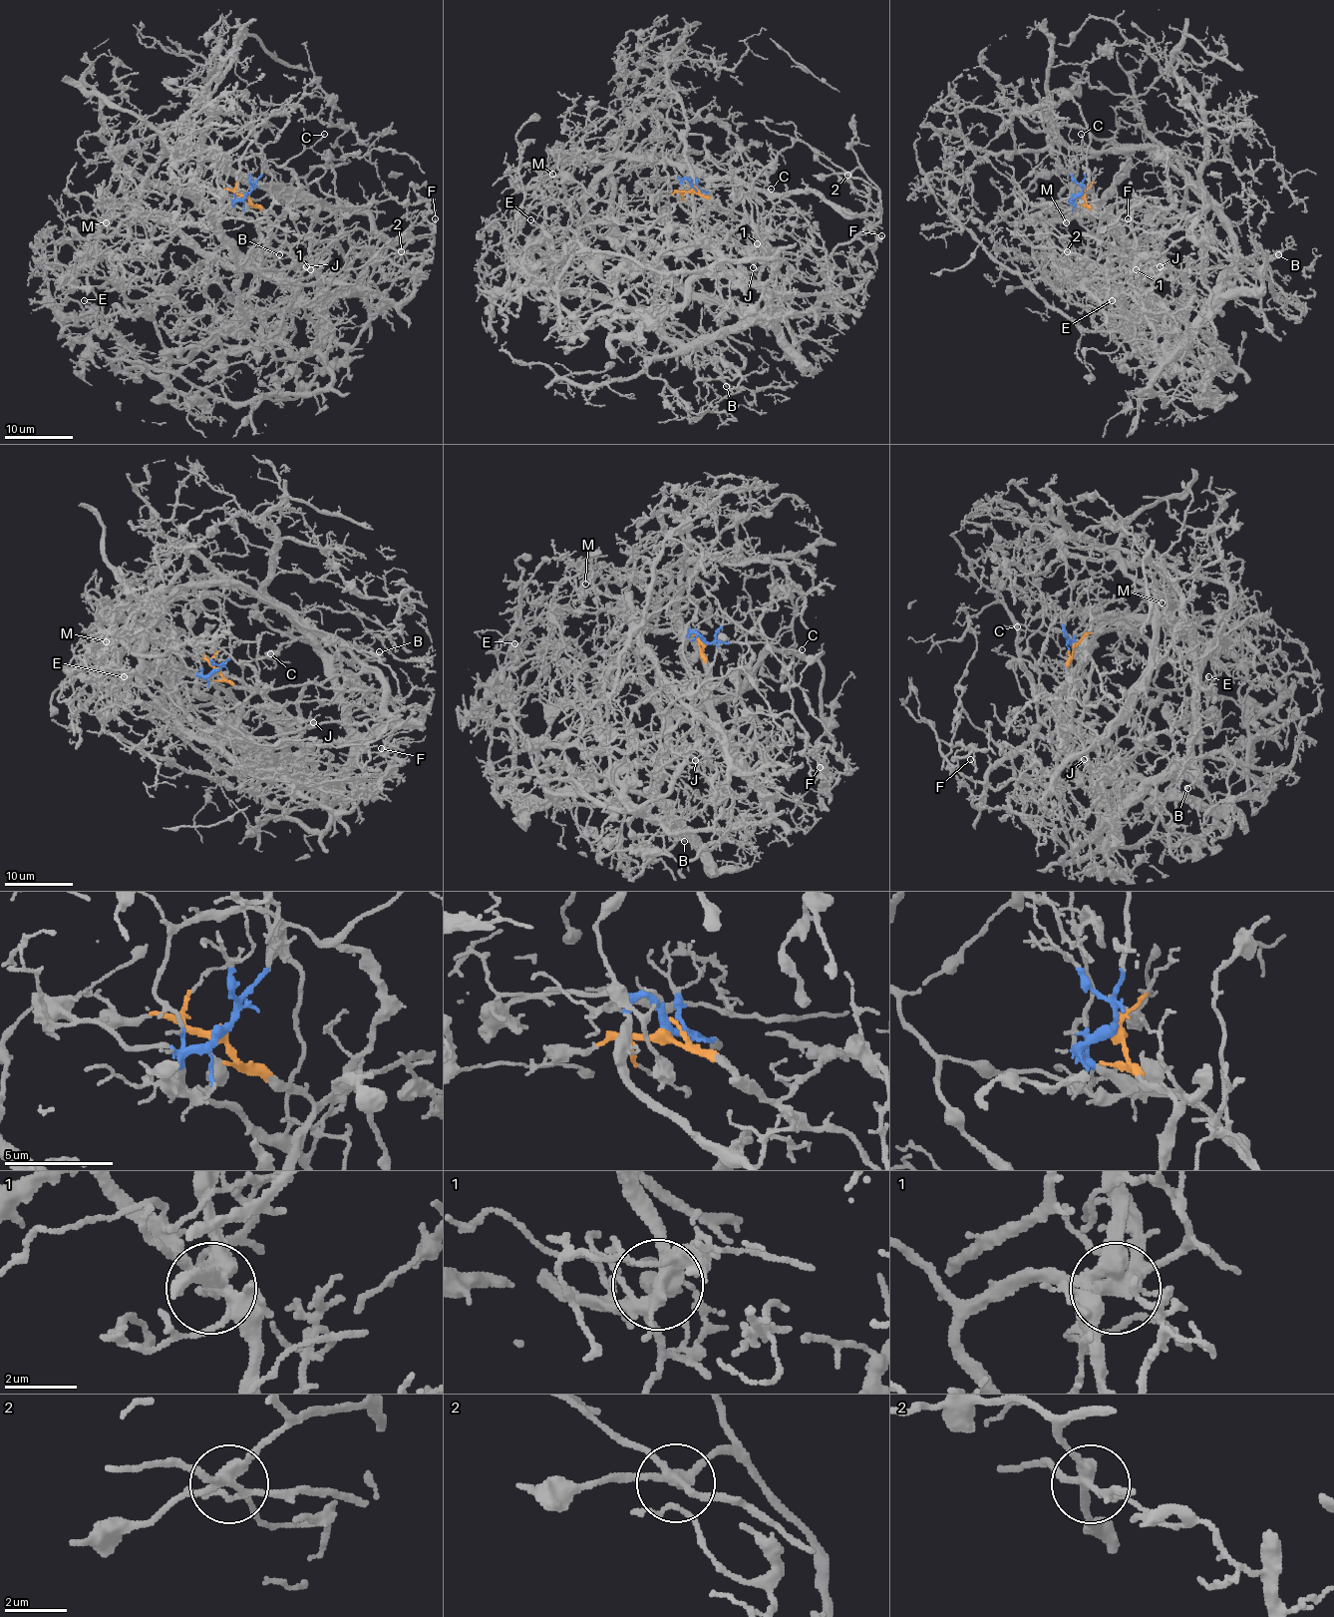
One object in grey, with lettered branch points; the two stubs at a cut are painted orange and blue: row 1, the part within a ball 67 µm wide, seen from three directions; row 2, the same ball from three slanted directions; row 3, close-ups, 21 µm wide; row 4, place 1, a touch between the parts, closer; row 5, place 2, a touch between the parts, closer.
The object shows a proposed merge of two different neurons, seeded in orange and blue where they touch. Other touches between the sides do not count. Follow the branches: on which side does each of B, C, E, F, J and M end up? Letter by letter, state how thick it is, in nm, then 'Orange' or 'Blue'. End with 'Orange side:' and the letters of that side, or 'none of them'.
B: Thickness 190 nm. Blue
C: Thickness 120 nm. Blue
E: Thickness 100 nm. Orange
F: Thickness 90 nm. Orange
J: Thickness 140 nm. Blue
M: Thickness 130 nm. Orange
Orange side: E, F, M

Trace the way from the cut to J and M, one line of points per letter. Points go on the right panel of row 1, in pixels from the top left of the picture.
J: (1082, 194), (1072, 199), (1108, 217), (1127, 236), (1138, 252), (1139, 262), (1160, 266)
M: (1082, 194), (1093, 182), (1082, 224), (1110, 250), (1107, 254), (1108, 233), (1088, 207), (1074, 204), (1067, 223)

